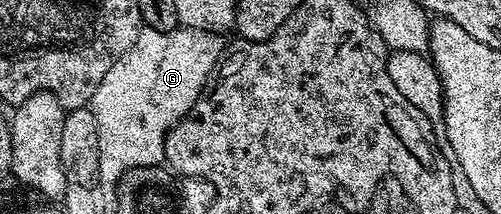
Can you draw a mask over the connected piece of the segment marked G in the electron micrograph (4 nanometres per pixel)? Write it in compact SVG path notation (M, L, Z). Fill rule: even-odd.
M179 26L174 31L154 31L147 28L141 29L140 35L130 46L130 50L123 54L110 68L110 71L103 77L102 82L98 86L98 91L92 97L90 103L91 110L96 120L96 128L98 132L98 186L104 187L108 182L115 185L120 182L122 175L132 167L148 167L159 166L165 163L165 136L180 122L181 118L188 113L188 109L196 103L198 96L204 91L204 86L208 83L208 77L212 75L212 71L217 62L220 60L220 55L224 53L226 46L222 41L221 35L215 30L199 30L198 28L190 28L189 26Z

